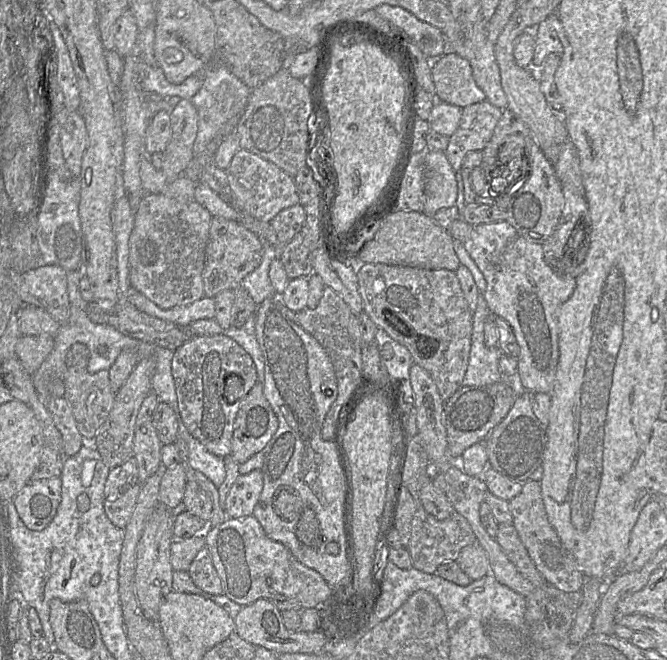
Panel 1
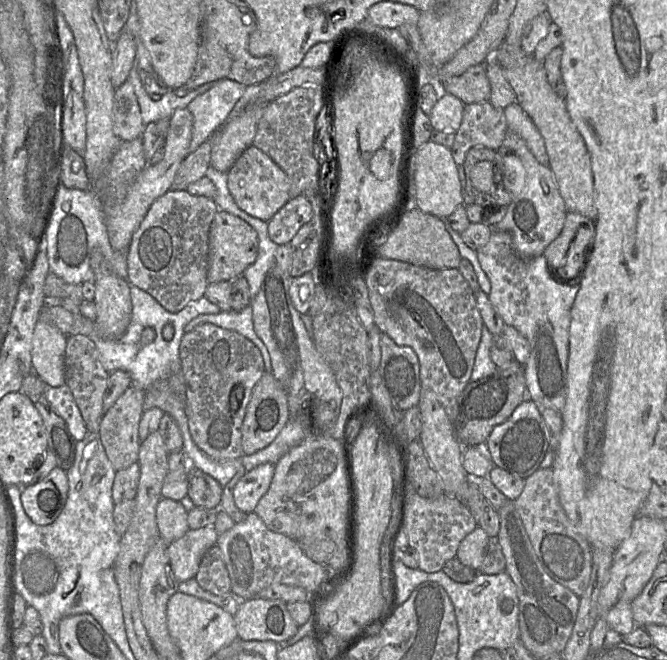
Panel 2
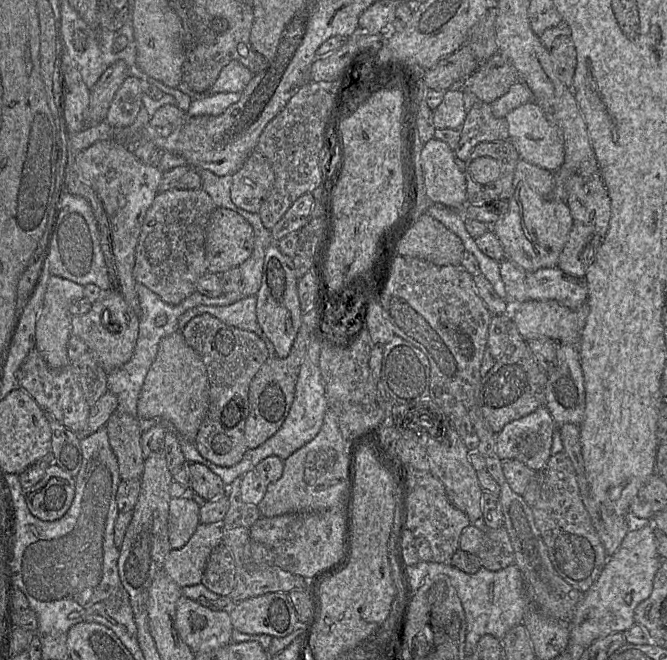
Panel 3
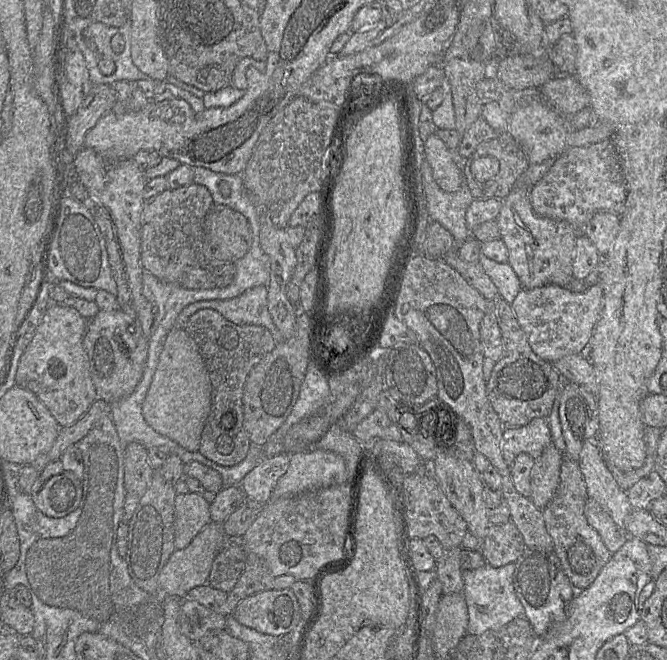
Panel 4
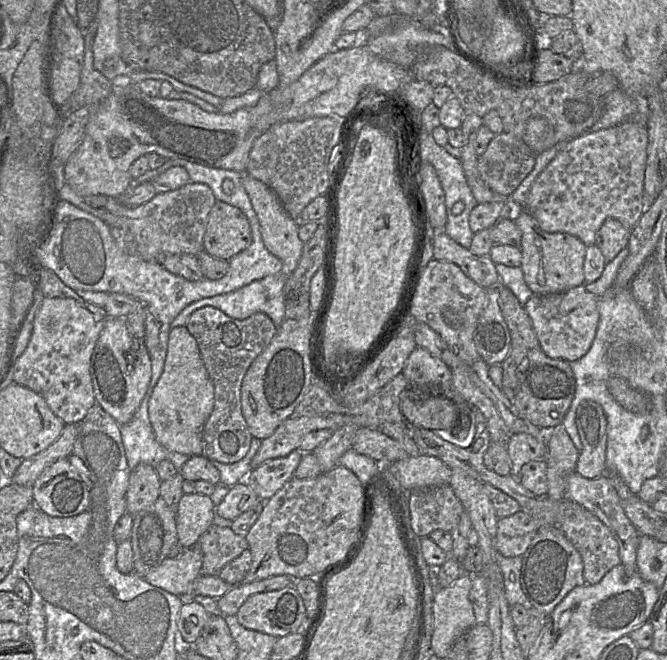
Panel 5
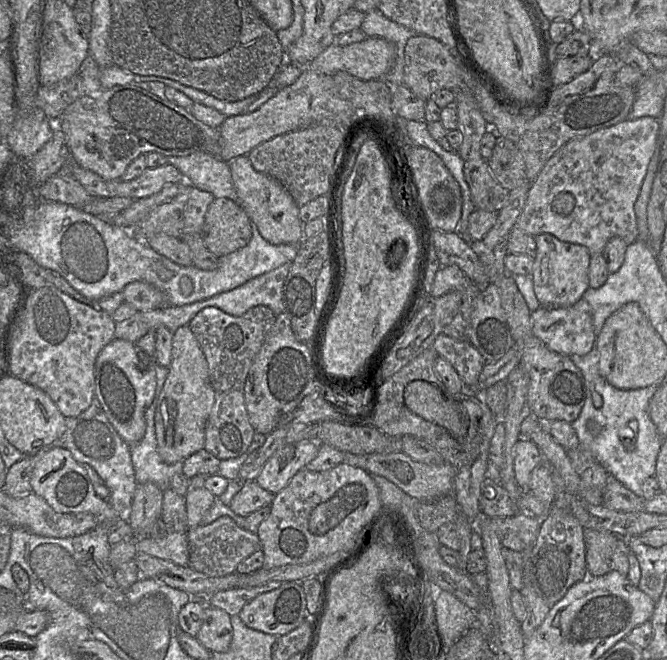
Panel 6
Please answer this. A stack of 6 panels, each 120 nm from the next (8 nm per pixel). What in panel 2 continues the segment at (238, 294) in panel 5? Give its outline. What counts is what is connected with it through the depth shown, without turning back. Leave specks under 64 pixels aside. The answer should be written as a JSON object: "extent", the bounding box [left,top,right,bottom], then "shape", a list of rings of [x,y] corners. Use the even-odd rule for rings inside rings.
{"extent":[184,305,272,372],"shape":[[[248,305],[239,312],[220,311],[218,314],[201,314],[193,318],[184,329],[184,334],[192,331],[196,326],[211,323],[220,328],[235,331],[249,339],[261,352],[264,371],[272,372],[271,358],[267,347],[257,336],[253,328],[252,307]]]}

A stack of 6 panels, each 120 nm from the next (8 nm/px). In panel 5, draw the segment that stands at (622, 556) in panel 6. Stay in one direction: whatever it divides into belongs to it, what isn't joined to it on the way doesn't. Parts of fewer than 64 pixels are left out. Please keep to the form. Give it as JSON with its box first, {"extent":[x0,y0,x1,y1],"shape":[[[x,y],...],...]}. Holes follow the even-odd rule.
{"extent":[559,506,621,585],"shape":[[[581,506],[575,514],[563,520],[559,528],[581,555],[586,584],[594,585],[600,582],[612,568],[621,564],[617,540],[611,531],[584,507]]]}

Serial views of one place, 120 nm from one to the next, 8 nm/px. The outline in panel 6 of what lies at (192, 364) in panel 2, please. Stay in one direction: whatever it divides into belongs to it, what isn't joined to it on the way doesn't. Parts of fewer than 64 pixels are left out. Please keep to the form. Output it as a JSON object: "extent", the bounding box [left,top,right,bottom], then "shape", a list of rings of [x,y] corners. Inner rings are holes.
{"extent":[189,305,275,460],"shape":[[[259,305],[240,317],[228,315],[216,307],[206,307],[189,323],[207,360],[210,383],[215,392],[215,402],[205,427],[204,449],[219,460],[241,456],[253,440],[255,430],[245,406],[244,385],[248,371],[275,321],[272,310]]]}

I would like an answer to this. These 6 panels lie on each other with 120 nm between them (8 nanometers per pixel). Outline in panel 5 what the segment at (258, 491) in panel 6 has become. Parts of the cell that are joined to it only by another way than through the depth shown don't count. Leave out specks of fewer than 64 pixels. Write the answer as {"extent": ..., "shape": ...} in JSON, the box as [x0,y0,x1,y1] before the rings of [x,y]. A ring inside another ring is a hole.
{"extent":[216,482,262,520],"shape":[[[238,482],[230,488],[216,513],[224,519],[235,520],[242,513],[262,502],[257,494],[244,482]]]}

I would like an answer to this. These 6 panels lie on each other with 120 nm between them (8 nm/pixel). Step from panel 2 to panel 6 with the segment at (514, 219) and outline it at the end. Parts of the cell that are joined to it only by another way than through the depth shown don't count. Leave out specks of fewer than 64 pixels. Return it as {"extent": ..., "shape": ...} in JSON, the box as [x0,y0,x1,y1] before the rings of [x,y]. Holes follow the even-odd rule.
{"extent":[531,233,591,307],"shape":[[[543,233],[534,236],[536,254],[531,274],[534,293],[544,307],[568,307],[580,299],[589,288],[589,266],[591,254],[587,247],[561,241],[555,236]]]}

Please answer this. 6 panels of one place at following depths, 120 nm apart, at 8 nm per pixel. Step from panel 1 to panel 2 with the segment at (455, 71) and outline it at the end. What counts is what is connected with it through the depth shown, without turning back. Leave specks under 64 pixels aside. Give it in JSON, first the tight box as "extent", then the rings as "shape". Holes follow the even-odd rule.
{"extent":[438,62,491,105],"shape":[[[486,62],[471,66],[463,74],[438,81],[442,92],[460,99],[464,105],[487,102],[491,87],[486,74]]]}

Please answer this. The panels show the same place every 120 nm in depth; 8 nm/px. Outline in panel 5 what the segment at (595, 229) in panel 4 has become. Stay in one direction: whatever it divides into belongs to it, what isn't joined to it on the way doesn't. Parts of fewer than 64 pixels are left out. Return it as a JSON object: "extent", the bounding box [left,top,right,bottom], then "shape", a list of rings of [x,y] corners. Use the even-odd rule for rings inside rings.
{"extent":[596,218,630,263],"shape":[[[607,218],[596,235],[596,245],[601,250],[606,263],[612,261],[629,243],[630,230],[619,221]]]}

